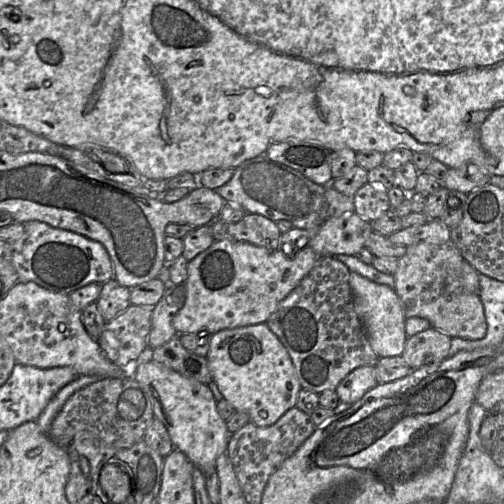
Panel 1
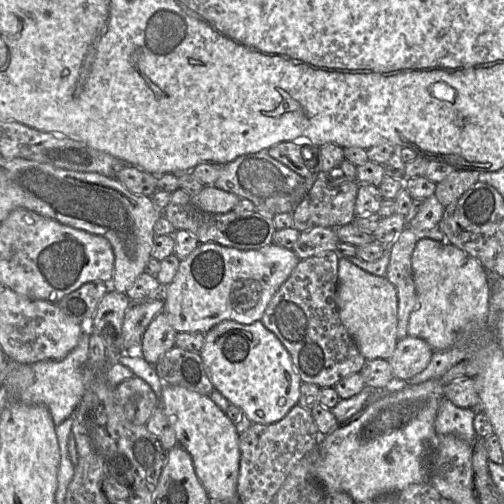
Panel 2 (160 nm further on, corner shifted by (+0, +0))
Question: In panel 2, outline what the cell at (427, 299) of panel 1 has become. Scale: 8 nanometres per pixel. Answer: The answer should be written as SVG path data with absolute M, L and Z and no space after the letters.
M407 225L389 247L389 264L385 277L394 285L397 292L398 340L408 336L409 316L417 306L412 270L412 253L421 239L446 242L445 234L439 228L419 230Z

